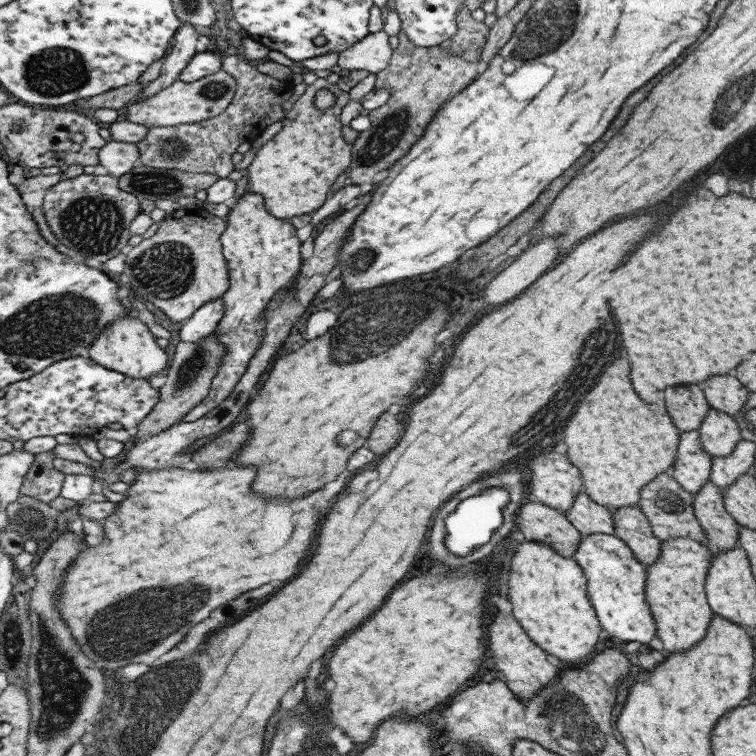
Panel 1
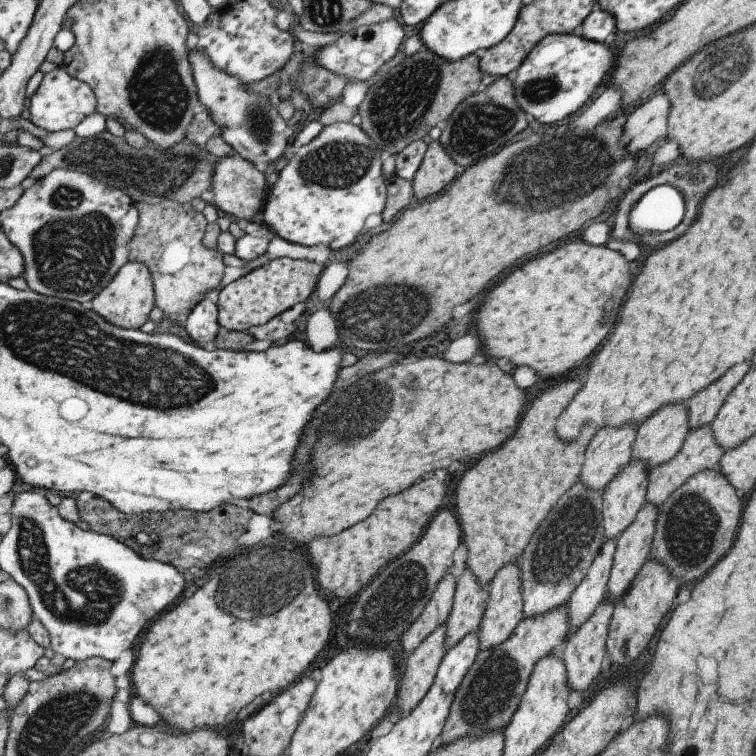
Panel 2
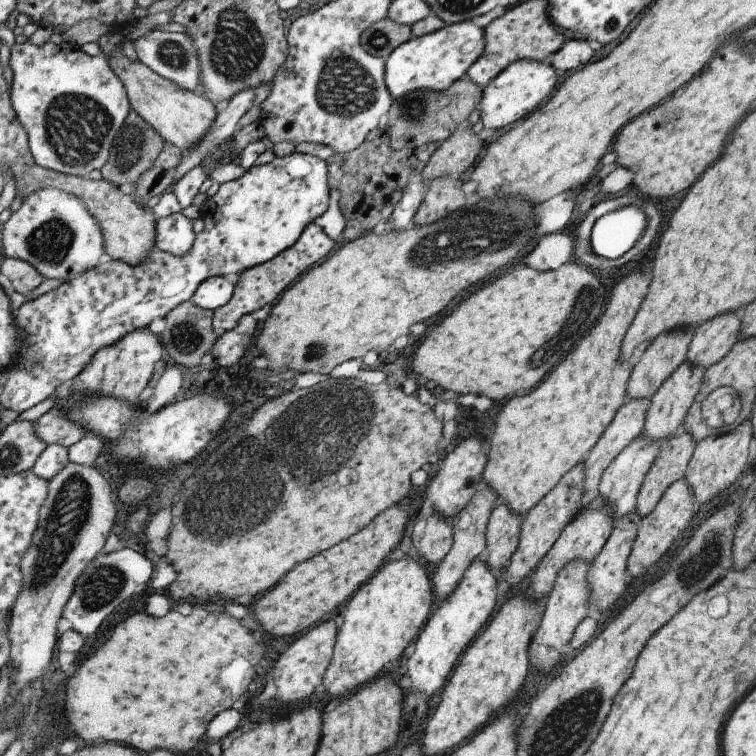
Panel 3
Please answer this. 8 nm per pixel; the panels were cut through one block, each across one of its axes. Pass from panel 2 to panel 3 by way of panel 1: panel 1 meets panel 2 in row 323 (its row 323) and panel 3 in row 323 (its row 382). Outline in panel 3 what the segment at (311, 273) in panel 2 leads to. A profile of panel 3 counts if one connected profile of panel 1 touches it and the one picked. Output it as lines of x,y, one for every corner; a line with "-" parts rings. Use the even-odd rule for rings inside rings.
309,222
300,232
299,238
285,250
276,254
271,260
263,264
258,264
241,271
239,279
234,283
231,298
219,308
212,310
211,326
215,336
218,337
226,330
232,329
243,315
257,310
265,304
272,304
273,300
299,276
303,274
309,266
325,258
335,243
315,224

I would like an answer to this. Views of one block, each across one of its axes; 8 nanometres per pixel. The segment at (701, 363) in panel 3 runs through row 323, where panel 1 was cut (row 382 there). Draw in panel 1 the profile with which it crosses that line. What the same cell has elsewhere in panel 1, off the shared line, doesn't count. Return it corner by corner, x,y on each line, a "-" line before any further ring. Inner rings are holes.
713,376
701,384
701,390
710,408
729,416
739,415
745,409
749,391
731,376

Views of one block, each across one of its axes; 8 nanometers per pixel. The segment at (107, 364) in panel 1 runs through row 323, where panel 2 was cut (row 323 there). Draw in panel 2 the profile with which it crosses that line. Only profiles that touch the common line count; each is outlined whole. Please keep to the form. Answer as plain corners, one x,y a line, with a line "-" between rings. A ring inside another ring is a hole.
127,261
103,290
91,300
91,310
99,314
105,322
117,328
139,330
147,321
147,314
154,306
154,292
151,284
151,274
140,262

